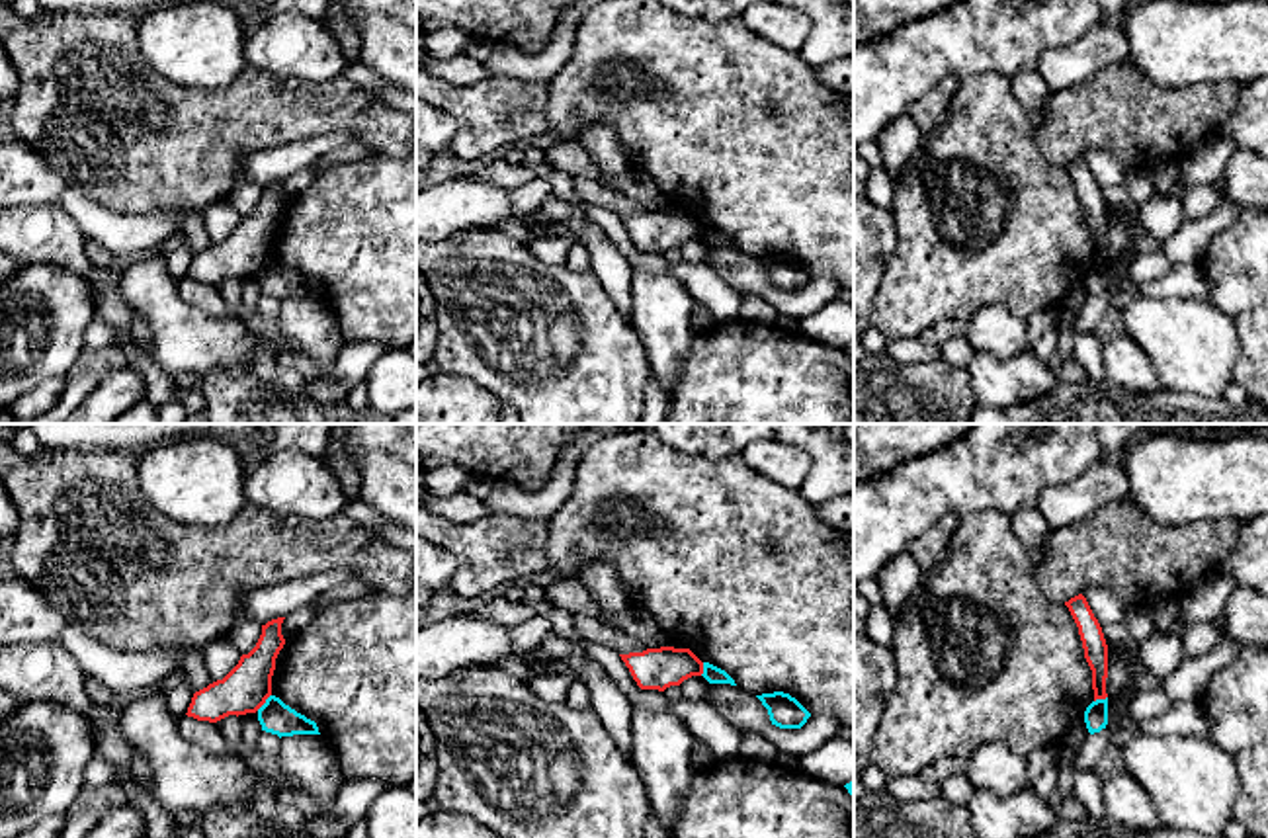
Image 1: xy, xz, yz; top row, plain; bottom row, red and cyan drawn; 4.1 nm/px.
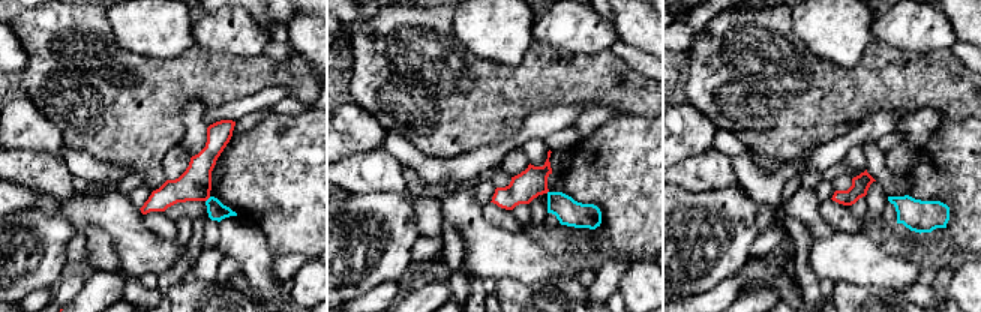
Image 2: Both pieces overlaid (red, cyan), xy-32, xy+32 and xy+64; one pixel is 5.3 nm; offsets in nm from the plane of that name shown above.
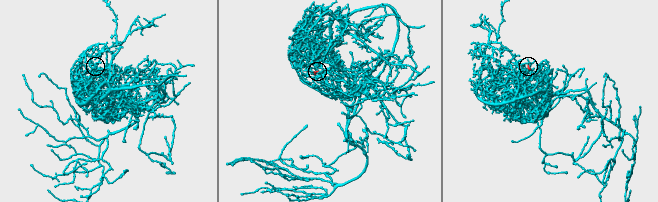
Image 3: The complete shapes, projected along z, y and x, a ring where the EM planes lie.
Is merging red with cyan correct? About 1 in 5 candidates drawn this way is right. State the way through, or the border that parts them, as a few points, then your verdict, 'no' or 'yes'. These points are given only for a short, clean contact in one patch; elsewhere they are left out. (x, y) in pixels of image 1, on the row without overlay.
along xy (270, 256), (256, 272) | no

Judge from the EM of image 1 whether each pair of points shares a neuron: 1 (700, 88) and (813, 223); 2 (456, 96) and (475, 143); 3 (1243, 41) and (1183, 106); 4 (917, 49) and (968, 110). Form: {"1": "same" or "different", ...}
{"1": "same", "2": "same", "3": "different", "4": "different"}

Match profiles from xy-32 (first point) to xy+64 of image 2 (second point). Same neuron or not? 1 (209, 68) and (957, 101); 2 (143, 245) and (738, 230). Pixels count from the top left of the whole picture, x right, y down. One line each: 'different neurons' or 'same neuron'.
1: same neuron
2: different neurons

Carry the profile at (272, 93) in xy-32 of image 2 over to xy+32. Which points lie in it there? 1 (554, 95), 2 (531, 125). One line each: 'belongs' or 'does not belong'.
1: does not belong
2: belongs

